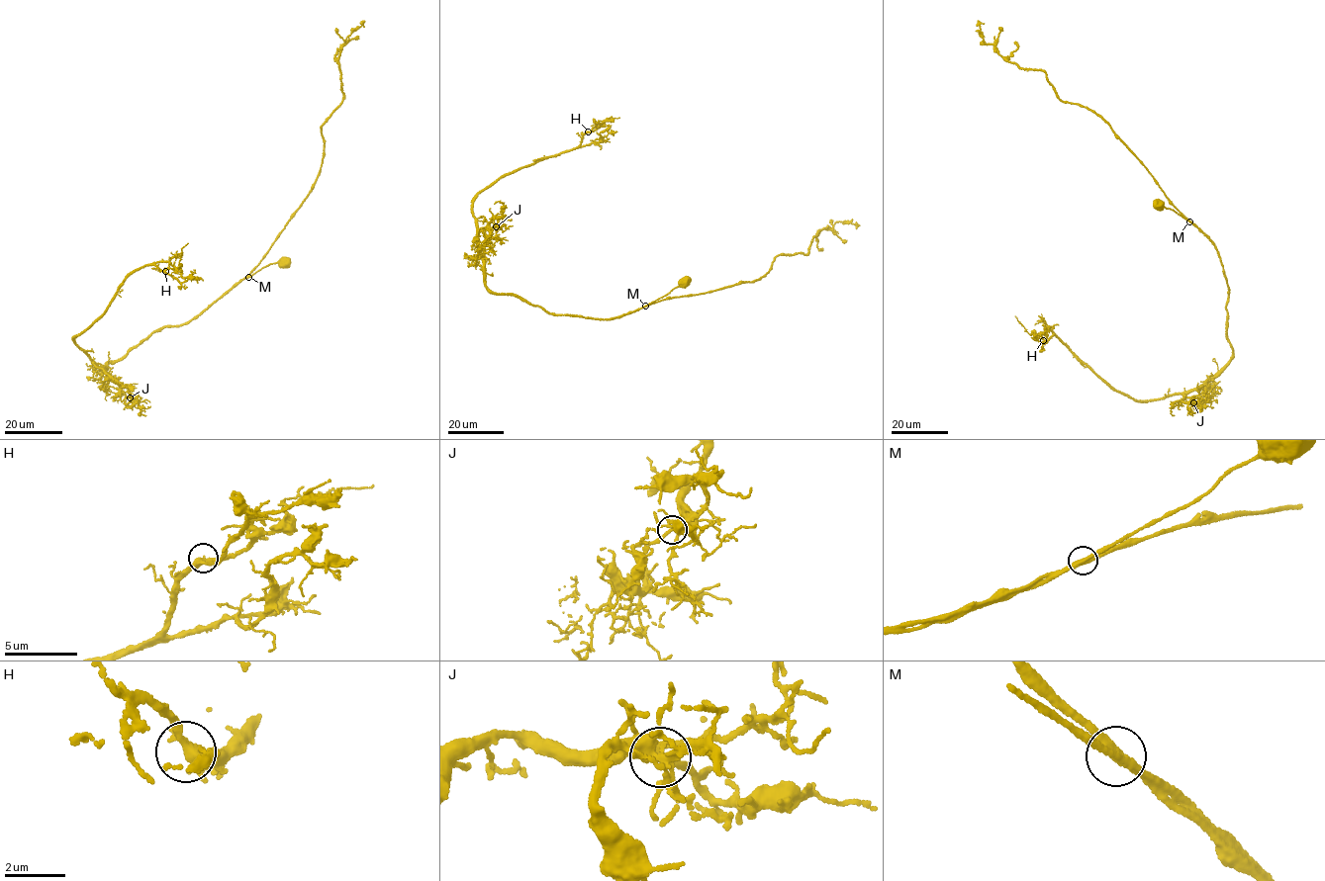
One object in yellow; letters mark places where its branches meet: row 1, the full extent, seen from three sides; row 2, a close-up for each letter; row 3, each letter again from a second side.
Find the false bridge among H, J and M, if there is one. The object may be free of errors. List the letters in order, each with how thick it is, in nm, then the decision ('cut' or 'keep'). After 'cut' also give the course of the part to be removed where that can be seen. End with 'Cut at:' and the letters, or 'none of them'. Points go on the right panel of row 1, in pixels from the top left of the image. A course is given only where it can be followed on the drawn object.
H: 340 nm thick; keep
J: 300 nm thick; keep
M: 300 nm thick; keep
Cut at: none of them

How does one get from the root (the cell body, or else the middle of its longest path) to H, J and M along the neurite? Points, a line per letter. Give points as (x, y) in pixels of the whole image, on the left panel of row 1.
H: (284, 263), (99, 367), (73, 338), (106, 312), (128, 275), (153, 264), (165, 271)
J: (284, 263), (270, 264), (236, 283), (193, 318), (153, 331), (105, 369), (94, 365), (124, 385), (130, 397)
M: (284, 263), (270, 264), (248, 277)

